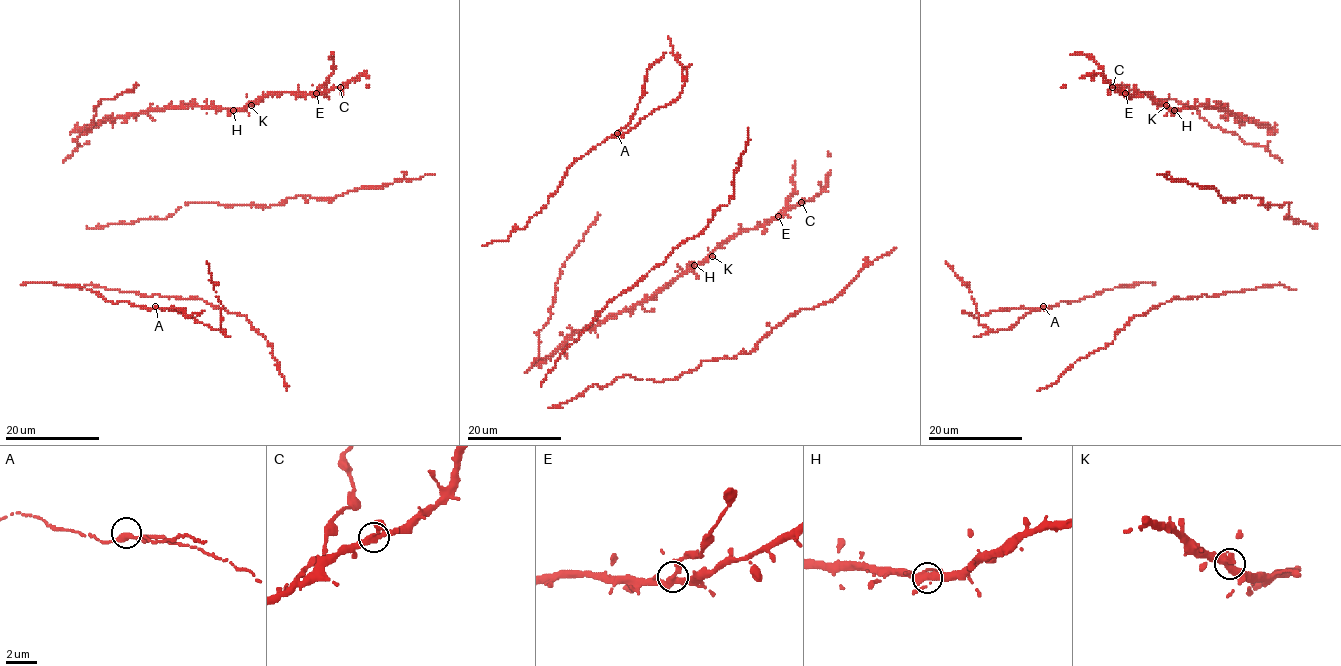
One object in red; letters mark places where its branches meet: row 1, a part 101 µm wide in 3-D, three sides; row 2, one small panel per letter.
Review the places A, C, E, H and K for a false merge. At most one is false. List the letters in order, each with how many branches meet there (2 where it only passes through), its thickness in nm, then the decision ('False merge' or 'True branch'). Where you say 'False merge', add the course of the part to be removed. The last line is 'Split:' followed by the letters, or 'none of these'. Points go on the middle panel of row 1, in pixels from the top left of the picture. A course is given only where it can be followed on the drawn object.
A: Branches: 3. Thickness 260 nm. True branch
C: Branches: 3. Thickness 280 nm. True branch
E: Branches: 3. Thickness 360 nm. False merge. Course of the part to remove: (778, 215), (794, 193), (792, 178), (795, 161)
H: Branches: 3. Thickness 360 nm. True branch
K: Branches: 3. Thickness 360 nm. True branch
Split: E

